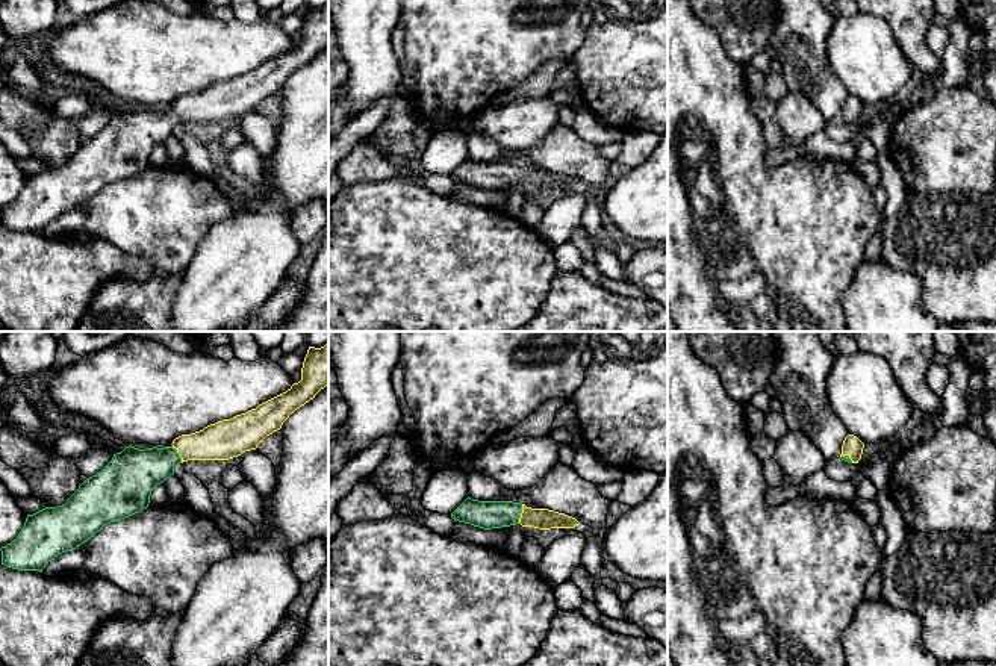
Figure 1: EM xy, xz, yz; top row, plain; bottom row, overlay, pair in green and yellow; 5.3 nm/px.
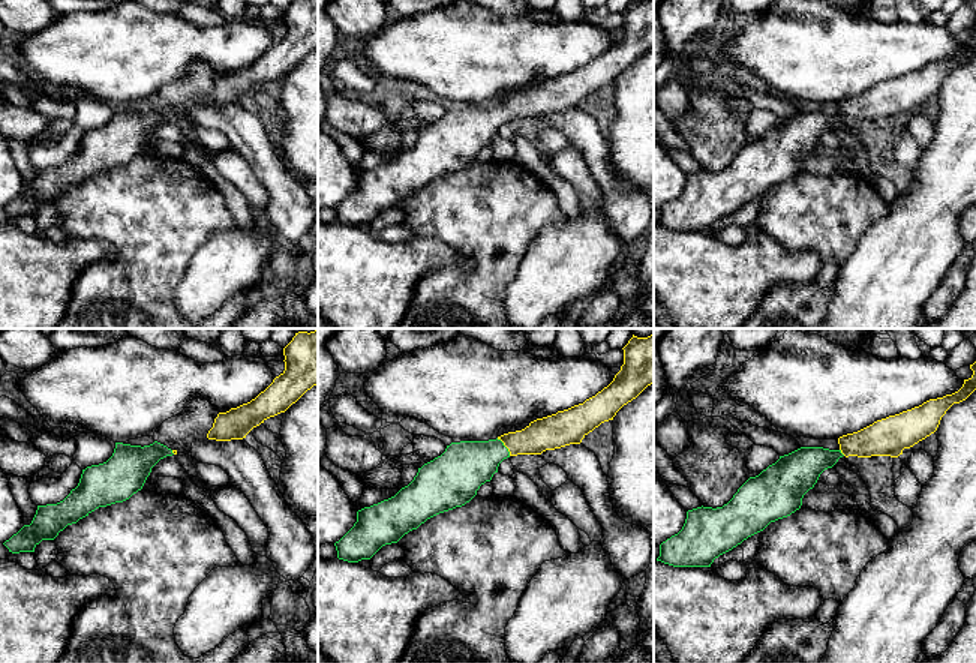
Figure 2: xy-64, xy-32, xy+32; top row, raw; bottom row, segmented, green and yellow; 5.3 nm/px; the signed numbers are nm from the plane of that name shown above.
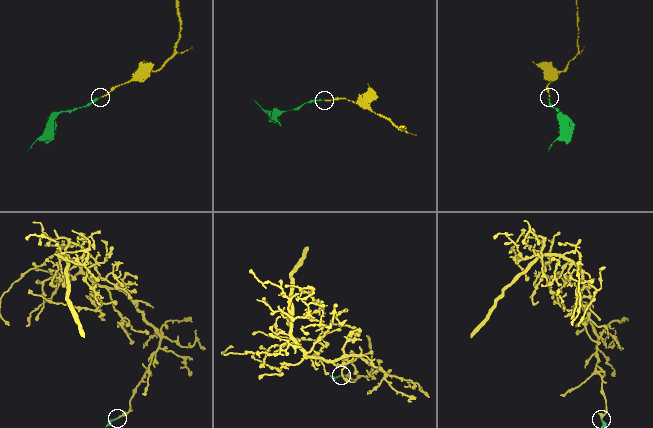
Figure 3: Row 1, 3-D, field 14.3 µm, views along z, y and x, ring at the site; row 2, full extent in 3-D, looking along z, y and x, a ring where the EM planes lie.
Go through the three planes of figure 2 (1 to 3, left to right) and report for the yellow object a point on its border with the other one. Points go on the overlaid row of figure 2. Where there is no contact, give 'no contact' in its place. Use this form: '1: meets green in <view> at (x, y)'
1: meets green in xy-64 at (171, 452)
2: meets green in xy-32 at (504, 446)
3: meets green in xy+32 at (840, 452)

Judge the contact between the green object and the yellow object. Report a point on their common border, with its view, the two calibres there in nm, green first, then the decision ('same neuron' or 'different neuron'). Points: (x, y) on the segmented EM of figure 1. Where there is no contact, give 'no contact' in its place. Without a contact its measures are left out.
xz (521, 512) | 150/110 nm | same neuron

